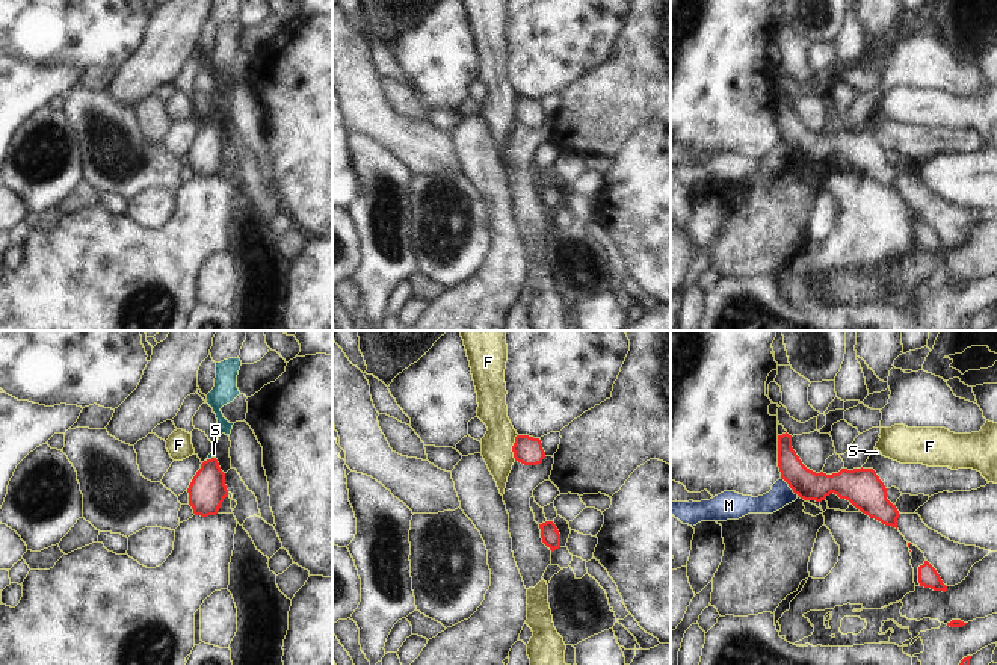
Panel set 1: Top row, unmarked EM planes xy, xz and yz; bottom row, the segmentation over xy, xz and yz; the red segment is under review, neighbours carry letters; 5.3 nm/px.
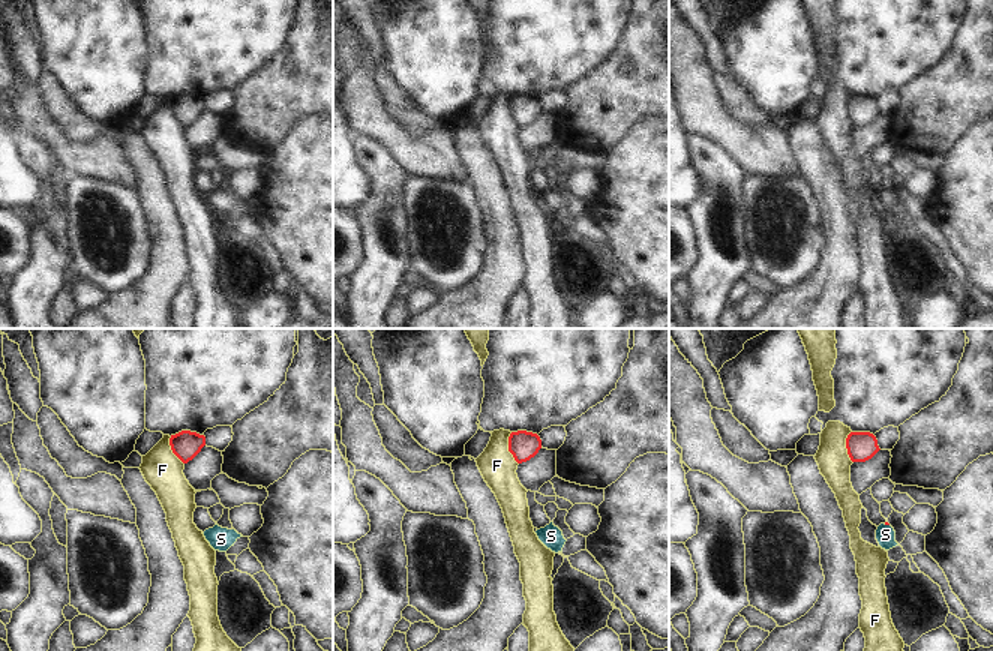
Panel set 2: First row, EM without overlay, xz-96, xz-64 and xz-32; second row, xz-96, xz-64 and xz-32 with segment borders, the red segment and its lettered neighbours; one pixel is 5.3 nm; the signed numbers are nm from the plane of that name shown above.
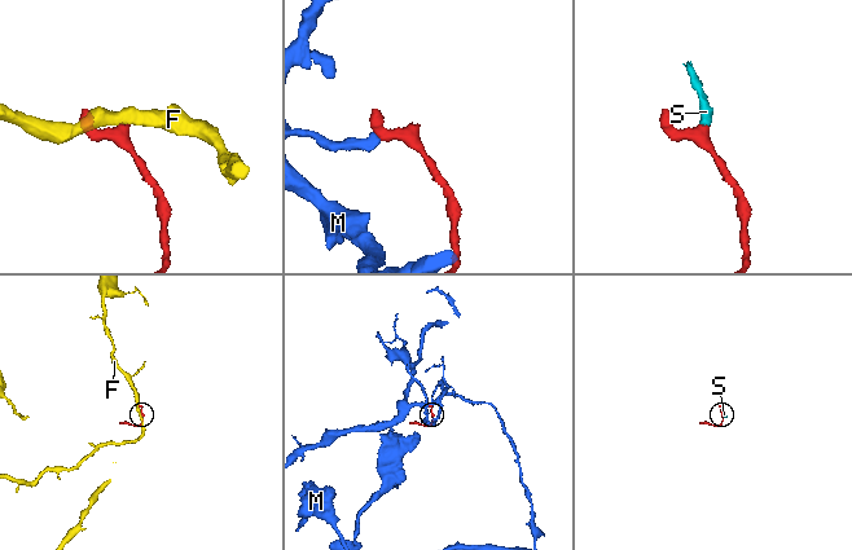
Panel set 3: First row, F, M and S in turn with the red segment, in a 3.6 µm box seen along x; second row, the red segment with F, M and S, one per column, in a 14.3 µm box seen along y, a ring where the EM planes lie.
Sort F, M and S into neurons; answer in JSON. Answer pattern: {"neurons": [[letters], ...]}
{"neurons": [["F"], ["M"], ["S"]]}

